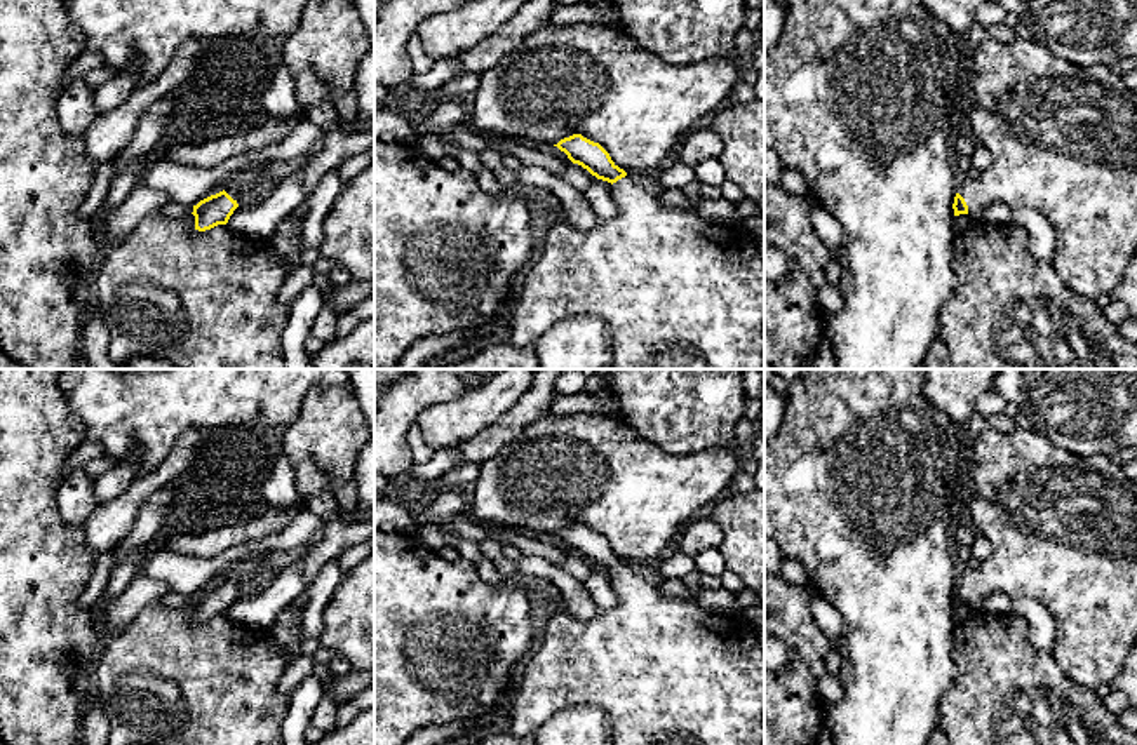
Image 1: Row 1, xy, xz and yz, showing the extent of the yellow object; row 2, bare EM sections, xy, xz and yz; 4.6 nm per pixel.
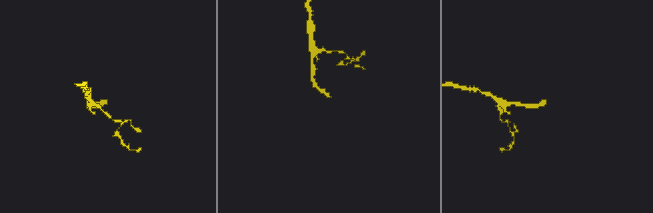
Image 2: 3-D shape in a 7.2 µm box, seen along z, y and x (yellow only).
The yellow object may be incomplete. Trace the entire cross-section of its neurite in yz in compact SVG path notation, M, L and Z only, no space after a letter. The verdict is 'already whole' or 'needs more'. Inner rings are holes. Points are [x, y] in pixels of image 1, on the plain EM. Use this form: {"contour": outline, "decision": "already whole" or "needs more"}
{"contour": "M1019 426L1012 433L987 428L973 440L970 479L970 524L989 540L991 555L977 569L966 567L959 574L954 606L977 609L992 592L1036 599L1055 621L1050 651L1059 668L1090 689L1111 684L1137 639L1137 482L1104 454L1081 458L1053 446L1039 432Z", "decision": "needs more"}

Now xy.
{"contour": "M228 571L223 581L211 585L193 595L195 620L205 621L218 614L226 614L233 601L239 597L237 590L251 578L252 574L239 574Z", "decision": "needs more"}

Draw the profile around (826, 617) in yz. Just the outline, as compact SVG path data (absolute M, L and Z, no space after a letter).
M815 597L811 601L810 611L813 614L813 620L817 627L827 635L829 639L839 637L843 620L838 613L838 609L825 601L824 597Z

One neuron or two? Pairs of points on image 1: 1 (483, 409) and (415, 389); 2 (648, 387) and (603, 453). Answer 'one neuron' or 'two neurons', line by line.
1: two neurons
2: two neurons

